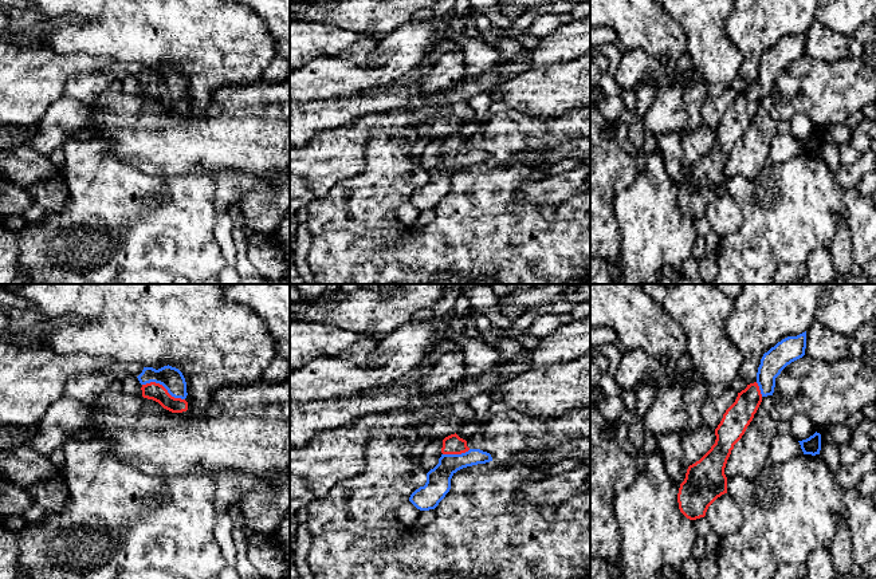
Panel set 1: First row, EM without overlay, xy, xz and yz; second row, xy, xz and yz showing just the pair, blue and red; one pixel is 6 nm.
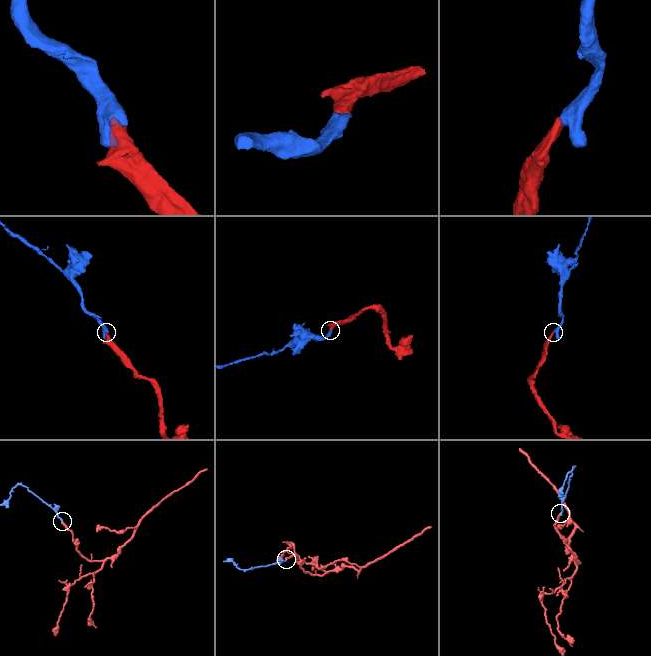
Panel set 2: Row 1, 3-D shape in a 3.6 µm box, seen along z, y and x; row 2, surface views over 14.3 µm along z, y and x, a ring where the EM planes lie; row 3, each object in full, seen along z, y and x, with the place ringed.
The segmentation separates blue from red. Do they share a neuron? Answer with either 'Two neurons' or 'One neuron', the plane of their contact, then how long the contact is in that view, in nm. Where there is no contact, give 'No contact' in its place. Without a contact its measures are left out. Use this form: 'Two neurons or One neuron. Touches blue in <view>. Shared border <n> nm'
One neuron. Touches blue in xy. Shared border 280 nm

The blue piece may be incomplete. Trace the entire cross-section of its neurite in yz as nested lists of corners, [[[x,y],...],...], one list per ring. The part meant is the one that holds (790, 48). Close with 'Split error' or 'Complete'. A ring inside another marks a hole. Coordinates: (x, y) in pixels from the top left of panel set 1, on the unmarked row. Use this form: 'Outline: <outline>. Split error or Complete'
Outline: [[[806,31],[787,36],[763,54],[757,80],[738,92],[715,129],[715,143],[695,164],[687,165],[680,133],[656,134],[659,149],[671,180],[680,185],[677,202],[690,220],[706,216],[708,206],[727,193],[724,168],[734,149],[754,118],[762,98],[773,95],[775,78],[791,62],[802,58],[806,48]]]. Split error

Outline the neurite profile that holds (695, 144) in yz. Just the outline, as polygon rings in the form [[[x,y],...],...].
[[[702,123],[699,129],[686,129],[680,133],[681,146],[687,165],[699,161],[715,143],[715,130],[708,125]]]

